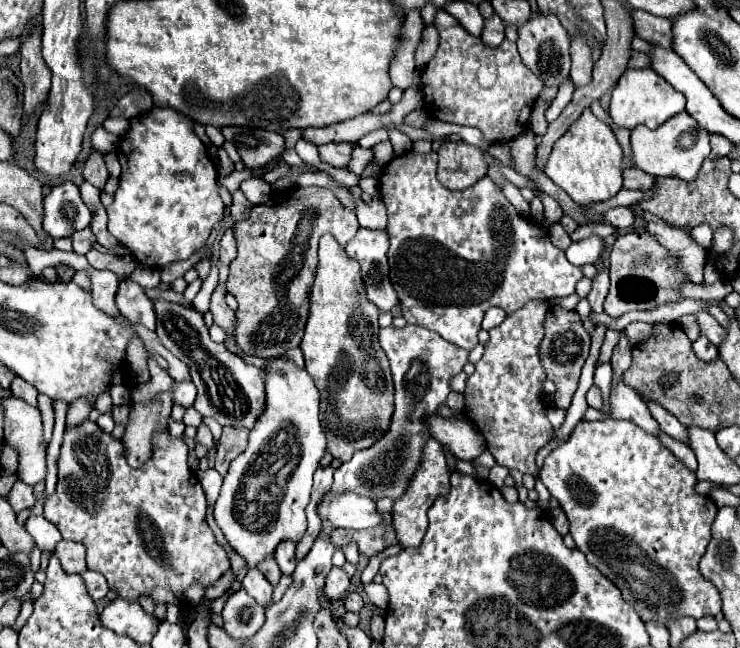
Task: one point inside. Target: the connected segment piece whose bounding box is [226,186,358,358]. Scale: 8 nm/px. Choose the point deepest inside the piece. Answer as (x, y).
(271, 277)

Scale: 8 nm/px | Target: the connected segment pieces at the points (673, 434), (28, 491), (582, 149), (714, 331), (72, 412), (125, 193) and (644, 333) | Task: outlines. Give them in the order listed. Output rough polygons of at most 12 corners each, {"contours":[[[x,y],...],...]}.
{"contours":[[[646,400],[660,430],[688,444],[688,430],[668,410]],[[12,486],[8,502],[14,512],[34,506],[32,486]],[[588,108],[544,174],[578,206],[622,188],[622,148]],[[696,312],[698,326],[714,346],[724,338],[720,326],[708,312]],[[74,402],[66,426],[80,426],[92,410],[90,402]],[[172,108],[130,120],[108,230],[150,268],[222,218],[218,170]],[[632,322],[624,328],[630,344],[638,344],[652,334],[646,322]]]}

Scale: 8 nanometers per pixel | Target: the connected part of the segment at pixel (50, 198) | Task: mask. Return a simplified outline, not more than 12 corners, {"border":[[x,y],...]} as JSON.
{"border":[[78,186],[44,198],[42,230],[66,238],[90,224]]}

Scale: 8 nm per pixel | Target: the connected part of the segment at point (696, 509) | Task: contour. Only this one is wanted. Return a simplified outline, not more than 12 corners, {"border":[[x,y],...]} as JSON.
{"border":[[628,420],[580,422],[540,480],[644,622],[720,612],[718,508]]}

